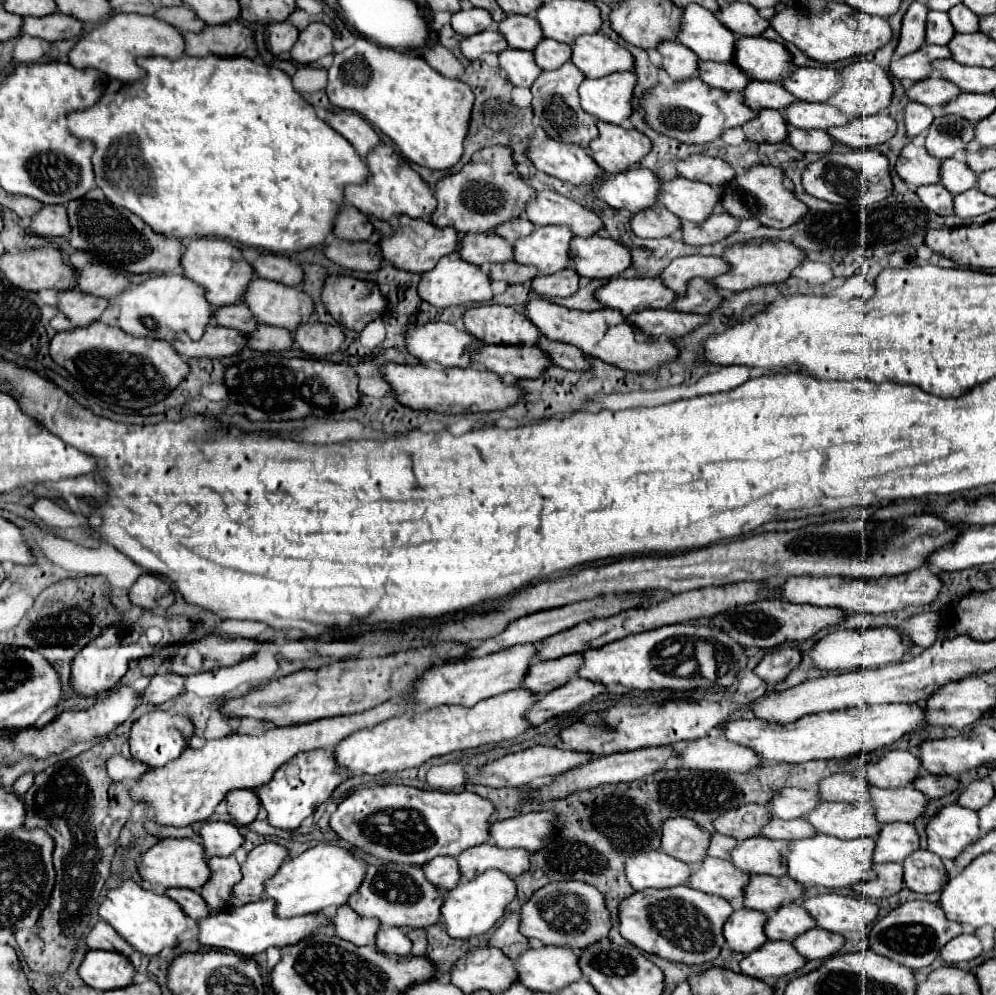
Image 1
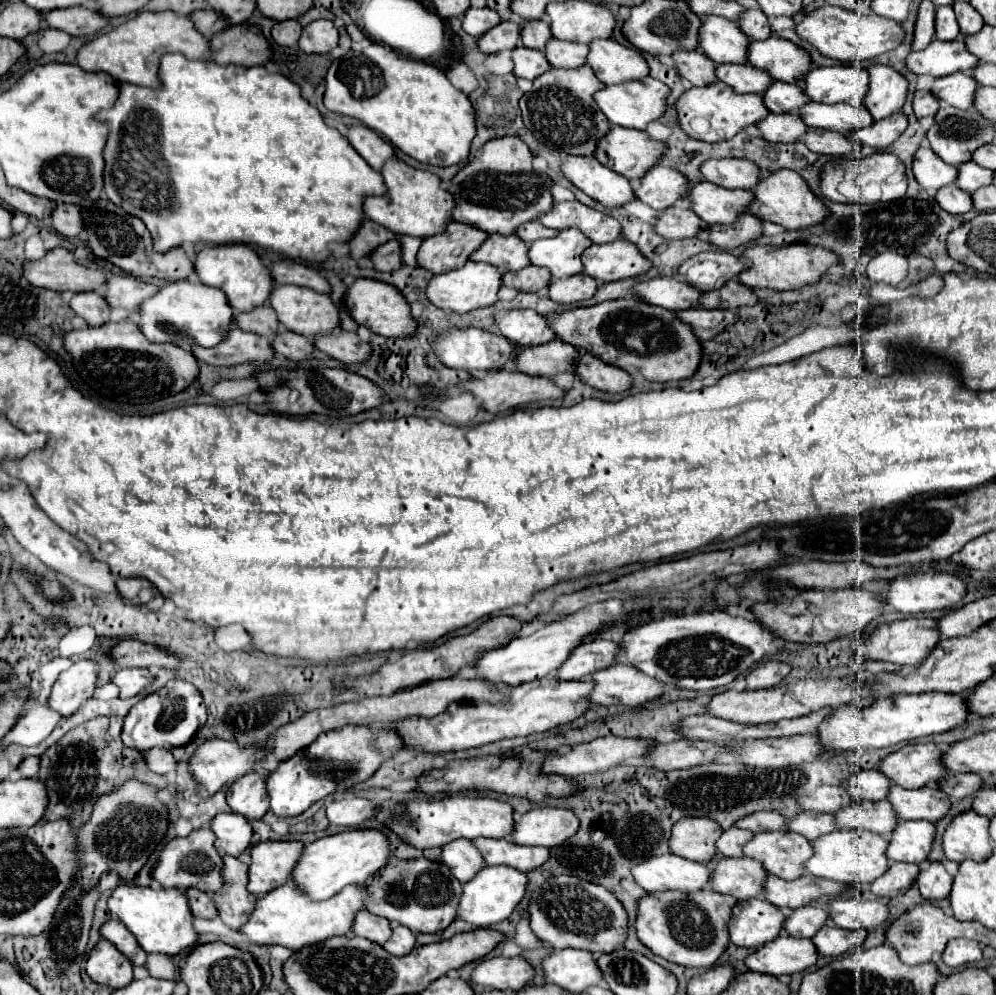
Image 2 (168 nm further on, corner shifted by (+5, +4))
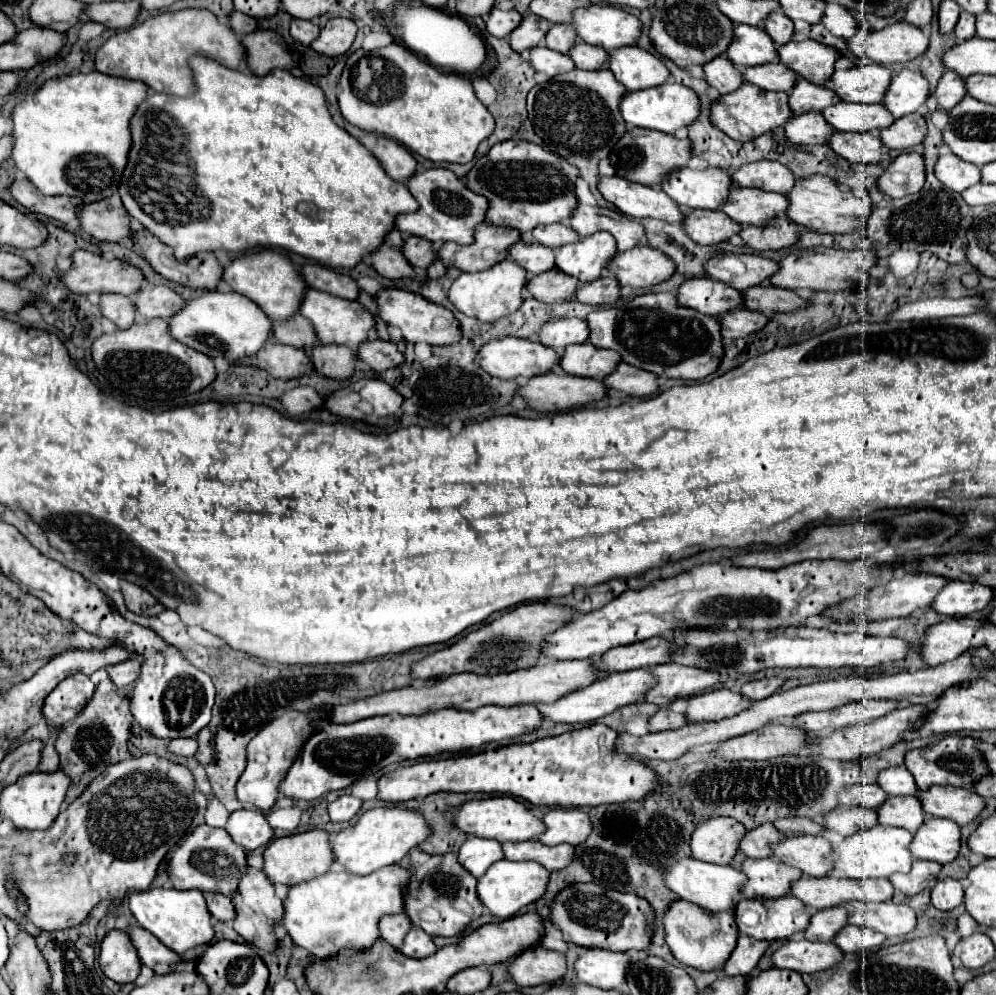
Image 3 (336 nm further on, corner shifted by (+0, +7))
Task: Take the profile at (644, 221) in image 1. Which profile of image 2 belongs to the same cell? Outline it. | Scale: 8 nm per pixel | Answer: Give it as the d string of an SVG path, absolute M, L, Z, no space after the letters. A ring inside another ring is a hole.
M672 206L658 218L654 228L666 240L684 240L708 230L708 222L696 218L696 214L690 208Z

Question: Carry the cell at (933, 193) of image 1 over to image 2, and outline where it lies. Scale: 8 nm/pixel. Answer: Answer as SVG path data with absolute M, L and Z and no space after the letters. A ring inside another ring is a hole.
M956 184L940 188L936 194L936 202L940 202L940 206L950 214L966 214L972 210L972 196L960 190Z

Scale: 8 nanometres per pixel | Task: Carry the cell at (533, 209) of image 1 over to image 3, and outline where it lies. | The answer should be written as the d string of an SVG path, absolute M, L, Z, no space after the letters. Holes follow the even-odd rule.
M577 205L569 217L569 225L579 233L579 237L589 237L595 231L609 231L615 237L619 251L633 249L645 241L645 229L637 221L613 209Z

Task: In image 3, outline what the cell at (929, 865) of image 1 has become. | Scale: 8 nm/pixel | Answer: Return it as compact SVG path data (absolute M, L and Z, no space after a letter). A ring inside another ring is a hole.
M939 879L931 889L931 903L941 911L951 911L963 901L963 887L957 879Z

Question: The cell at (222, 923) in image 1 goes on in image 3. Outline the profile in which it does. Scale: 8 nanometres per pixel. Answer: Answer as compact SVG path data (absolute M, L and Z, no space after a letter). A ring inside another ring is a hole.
M399 865L383 867L371 875L329 871L289 889L289 895L283 901L285 913L279 925L289 933L295 945L307 949L317 959L325 959L327 955L337 953L341 947L369 949L379 937L377 921L385 913L403 911L403 885L407 879L409 871Z

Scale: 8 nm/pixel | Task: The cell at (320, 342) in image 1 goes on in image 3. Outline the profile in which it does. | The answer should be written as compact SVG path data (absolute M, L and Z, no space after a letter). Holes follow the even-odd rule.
M371 339L357 347L357 359L361 359L365 365L369 365L373 371L387 371L391 367L401 365L403 353L395 343Z

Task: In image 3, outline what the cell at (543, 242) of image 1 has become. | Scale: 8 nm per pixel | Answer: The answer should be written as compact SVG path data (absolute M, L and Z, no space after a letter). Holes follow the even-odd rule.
M597 231L577 243L555 249L555 267L573 275L581 283L601 277L605 263L617 253L615 239L607 231Z

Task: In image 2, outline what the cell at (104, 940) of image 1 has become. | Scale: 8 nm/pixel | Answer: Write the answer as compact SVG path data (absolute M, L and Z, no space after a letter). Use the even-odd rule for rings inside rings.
M110 920L106 922L102 928L100 928L100 934L102 938L110 940L116 944L116 948L130 958L130 962L134 966L144 966L146 962L146 952L138 946L138 940L134 938L134 934L118 920Z

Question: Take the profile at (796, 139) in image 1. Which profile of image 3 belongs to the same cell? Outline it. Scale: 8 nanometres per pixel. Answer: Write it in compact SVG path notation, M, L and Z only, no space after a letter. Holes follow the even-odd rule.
M839 133L829 137L829 147L851 163L881 163L891 157L881 155L881 139L877 133Z

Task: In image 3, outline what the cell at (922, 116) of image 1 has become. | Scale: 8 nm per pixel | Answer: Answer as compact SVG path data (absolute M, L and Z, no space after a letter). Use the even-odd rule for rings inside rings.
M945 71L943 77L937 83L937 89L931 93L937 101L937 107L943 111L951 111L963 97L965 97L965 87L963 87L963 77L959 77L953 71Z

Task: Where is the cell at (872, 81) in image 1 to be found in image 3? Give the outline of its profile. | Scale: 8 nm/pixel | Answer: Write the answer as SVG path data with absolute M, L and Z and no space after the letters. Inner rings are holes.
M901 69L893 75L889 83L889 91L885 93L883 105L889 109L889 113L897 119L909 113L915 113L929 97L929 83L923 75Z

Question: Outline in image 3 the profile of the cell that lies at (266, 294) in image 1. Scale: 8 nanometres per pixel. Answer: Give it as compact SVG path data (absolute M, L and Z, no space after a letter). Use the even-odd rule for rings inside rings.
M307 289L301 305L299 305L299 313L305 315L305 319L309 319L313 323L315 335L319 339L319 343L337 343L337 345L347 345L347 347L357 347L359 343L363 343L367 339L367 333L373 327L373 317L371 313L367 313L357 301L349 301L349 299L341 299L317 289Z

